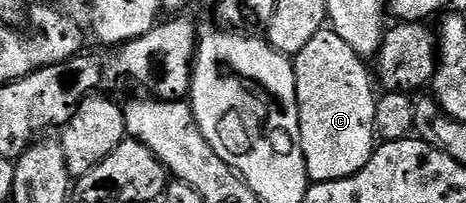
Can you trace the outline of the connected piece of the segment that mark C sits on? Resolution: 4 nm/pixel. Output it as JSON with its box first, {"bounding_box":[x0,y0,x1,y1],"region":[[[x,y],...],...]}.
{"bounding_box":[293,27,376,183],"region":[[[323,27],[319,30],[318,34],[310,40],[308,40],[307,46],[304,47],[302,51],[298,53],[297,56],[293,58],[294,63],[294,74],[296,75],[296,91],[297,91],[297,101],[298,101],[298,110],[300,111],[300,131],[302,132],[302,150],[304,151],[304,159],[306,160],[306,171],[310,174],[311,182],[317,183],[320,181],[335,181],[336,179],[344,179],[345,177],[351,177],[352,175],[356,175],[356,171],[360,171],[360,167],[364,167],[364,163],[368,163],[368,159],[372,156],[376,148],[376,134],[374,132],[374,120],[376,119],[376,92],[374,93],[374,89],[370,86],[370,75],[372,79],[372,73],[366,70],[367,62],[360,55],[356,55],[356,51],[352,49],[348,45],[348,43],[344,43],[344,39],[340,39],[340,35],[336,35],[333,31],[333,28]]]}

